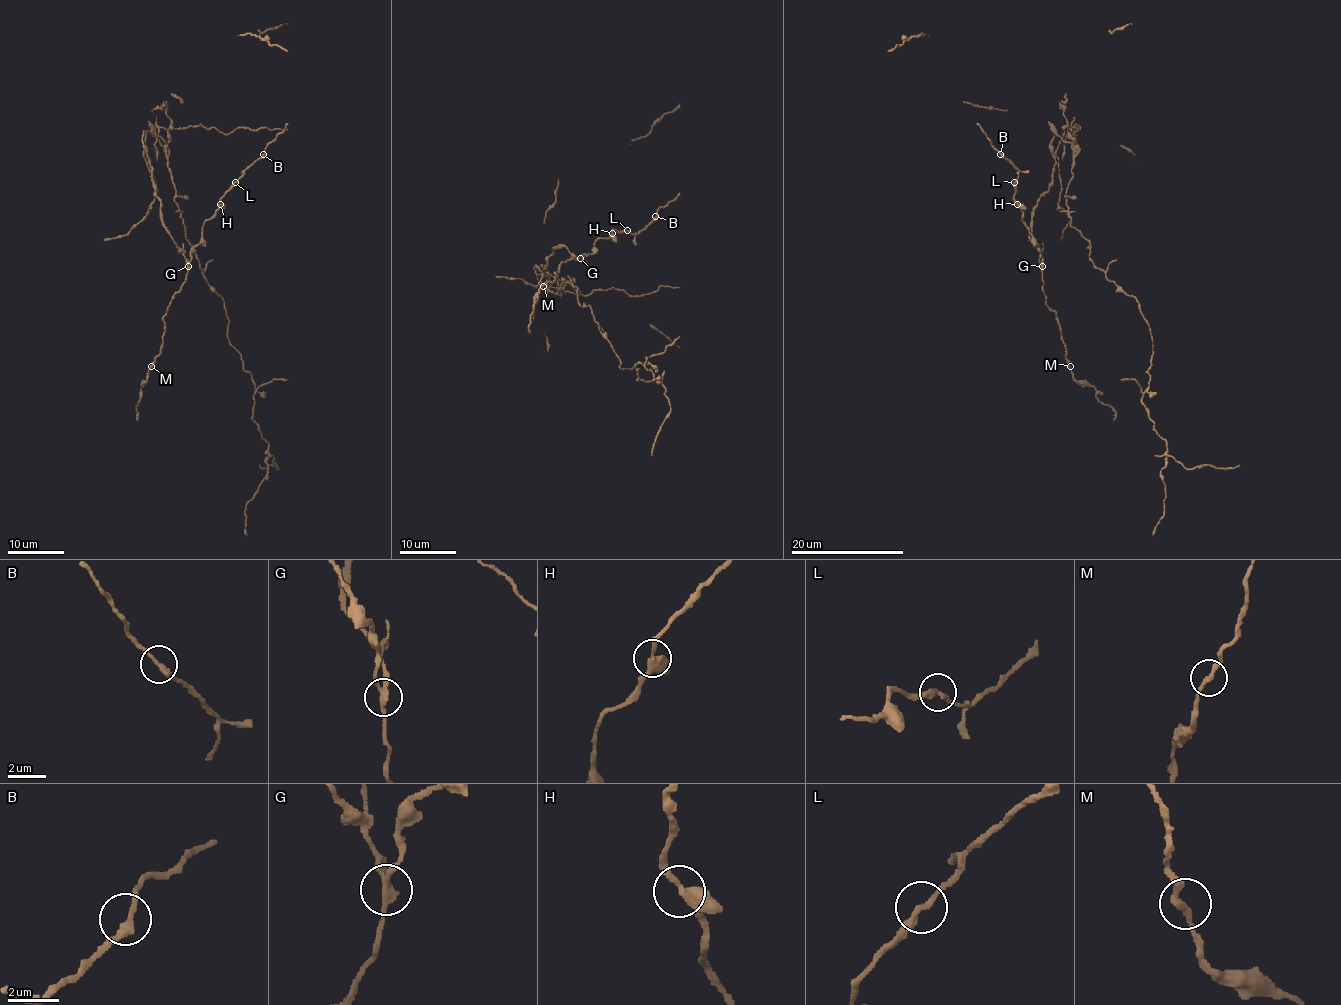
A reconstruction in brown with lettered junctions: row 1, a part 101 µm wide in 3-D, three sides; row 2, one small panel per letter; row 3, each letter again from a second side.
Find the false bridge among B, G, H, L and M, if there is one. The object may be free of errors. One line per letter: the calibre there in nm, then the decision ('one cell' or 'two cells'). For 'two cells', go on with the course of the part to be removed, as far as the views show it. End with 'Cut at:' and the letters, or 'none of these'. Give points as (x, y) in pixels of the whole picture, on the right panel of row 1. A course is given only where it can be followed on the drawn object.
B: 280 nm thick; one cell
G: 220 nm thick; two cells; foreign part runs (1041, 267), (1030, 226), (1054, 130), (1071, 144), (1071, 226), (1149, 326), (1142, 404), (1167, 445), (1153, 535)
H: 320 nm thick; one cell
L: 260 nm thick; one cell
M: 240 nm thick; one cell
Cut at: G

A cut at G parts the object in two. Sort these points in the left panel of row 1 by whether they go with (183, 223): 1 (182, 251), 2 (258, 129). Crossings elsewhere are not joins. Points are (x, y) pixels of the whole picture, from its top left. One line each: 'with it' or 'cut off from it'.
1: with it
2: with it

